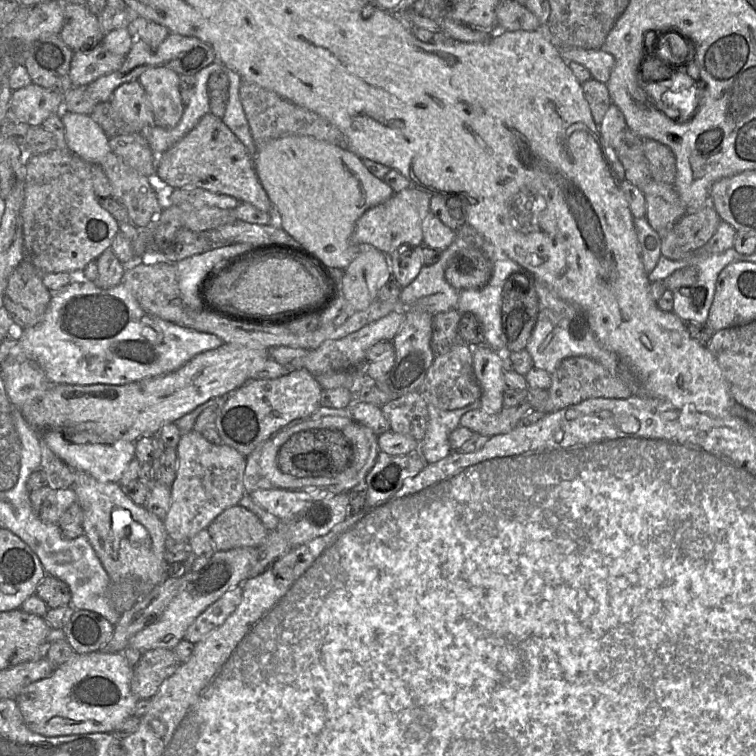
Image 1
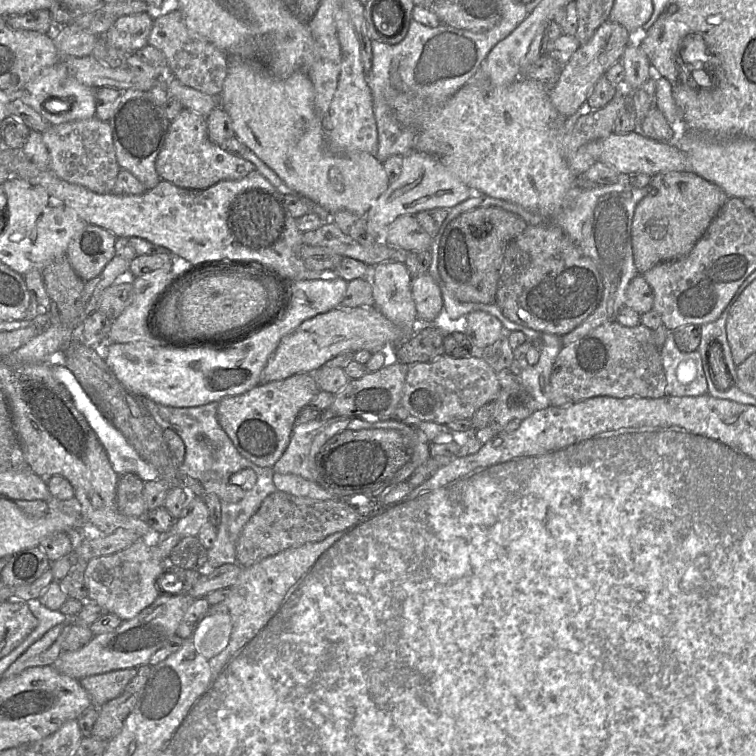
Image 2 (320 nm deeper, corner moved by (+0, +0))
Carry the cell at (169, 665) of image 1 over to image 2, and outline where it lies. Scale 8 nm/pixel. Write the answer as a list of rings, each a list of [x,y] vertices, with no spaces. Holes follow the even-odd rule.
[[[149,664],[139,666],[137,675],[126,685],[123,692],[98,709],[98,718],[90,736],[109,741],[121,730],[125,719],[134,708],[150,672]]]

